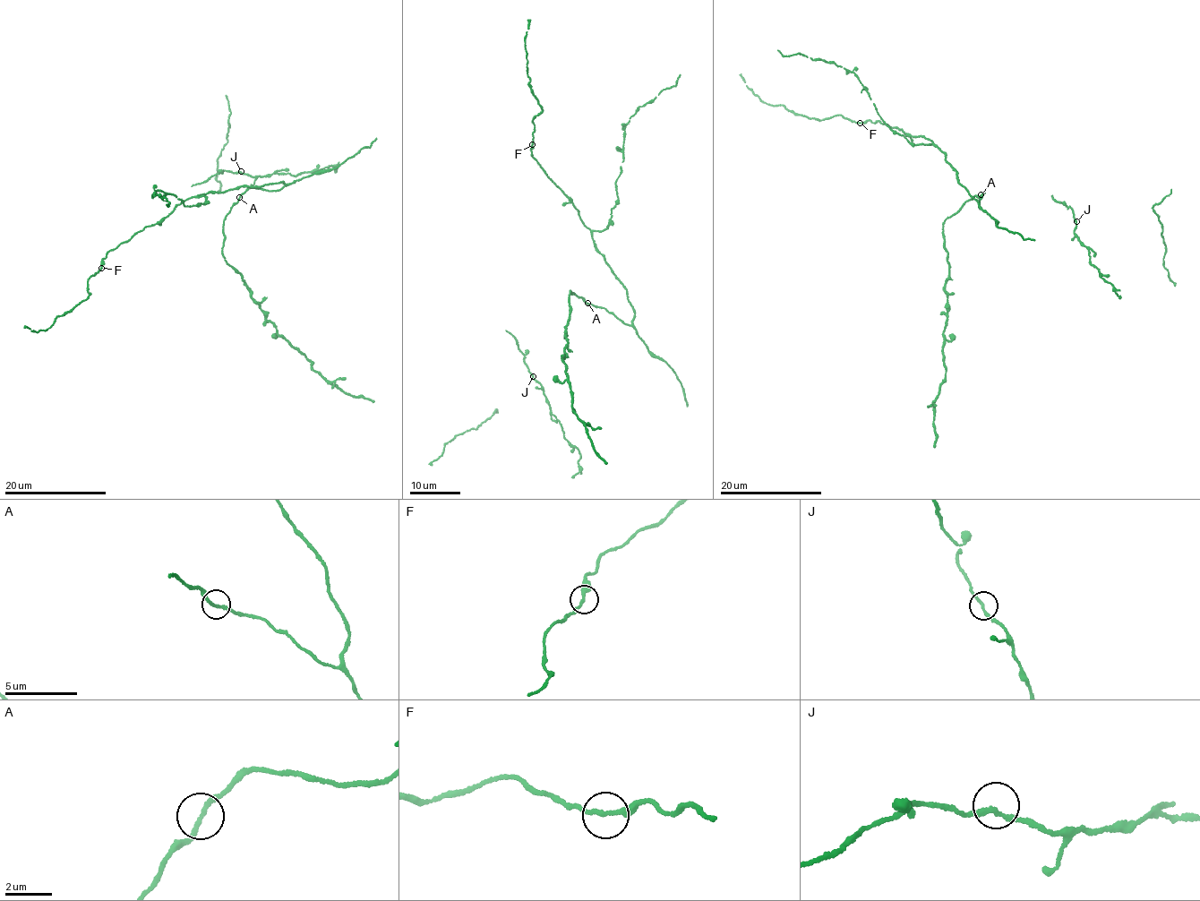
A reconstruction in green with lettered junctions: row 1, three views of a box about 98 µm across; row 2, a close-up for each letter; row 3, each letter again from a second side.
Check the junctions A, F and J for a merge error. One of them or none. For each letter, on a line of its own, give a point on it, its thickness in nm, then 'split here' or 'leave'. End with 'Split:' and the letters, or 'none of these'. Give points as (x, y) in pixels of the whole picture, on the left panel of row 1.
A: (239, 197) | 180 nm | leave
F: (101, 268) | 200 nm | leave
J: (241, 171) | 190 nm | leave
Split: none of these

